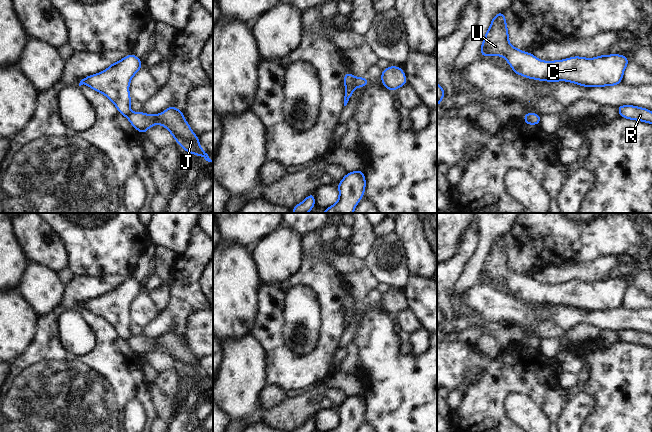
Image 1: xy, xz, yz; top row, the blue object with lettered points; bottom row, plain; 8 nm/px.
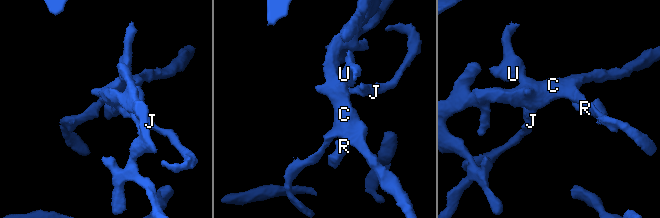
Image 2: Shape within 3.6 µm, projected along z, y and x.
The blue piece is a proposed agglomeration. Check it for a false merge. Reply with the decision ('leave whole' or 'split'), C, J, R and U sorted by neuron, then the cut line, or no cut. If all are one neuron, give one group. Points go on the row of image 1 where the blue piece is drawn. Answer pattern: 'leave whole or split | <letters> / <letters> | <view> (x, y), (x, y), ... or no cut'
split | C R U / J | xz (355, 78), (354, 87)

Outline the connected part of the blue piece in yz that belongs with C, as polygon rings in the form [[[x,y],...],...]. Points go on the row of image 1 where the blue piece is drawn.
[[[497,13],[485,34],[480,55],[503,56],[515,74],[538,81],[567,81],[583,87],[619,85],[629,60],[625,55],[600,55],[595,58],[573,56],[564,60],[544,61],[509,43],[506,17]]]

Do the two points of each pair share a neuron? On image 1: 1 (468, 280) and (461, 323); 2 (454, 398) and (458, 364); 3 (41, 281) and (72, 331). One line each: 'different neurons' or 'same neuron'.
1: different neurons
2: different neurons
3: different neurons

